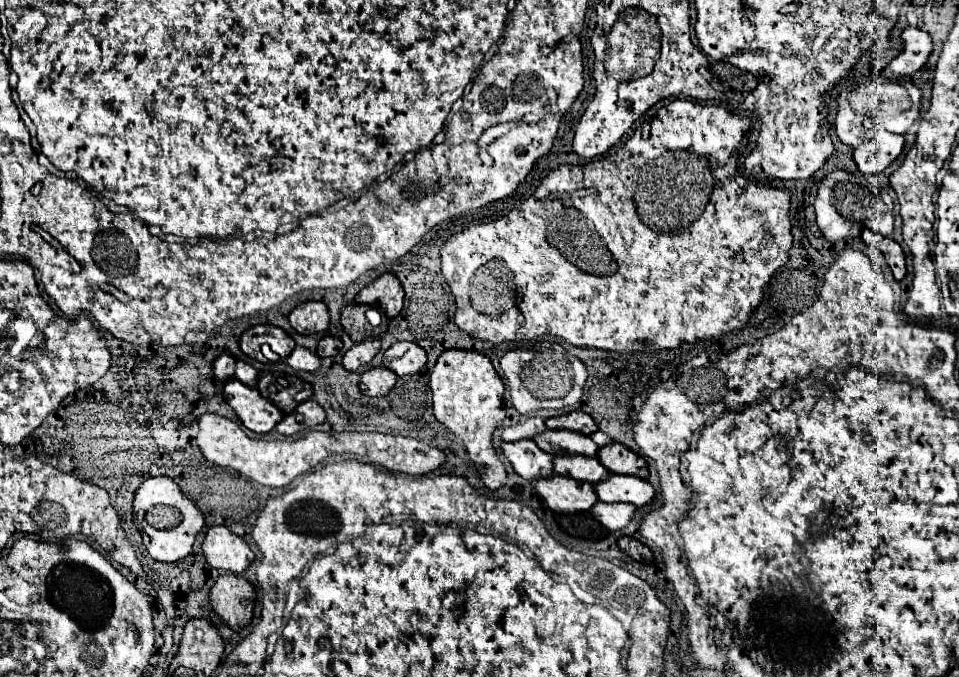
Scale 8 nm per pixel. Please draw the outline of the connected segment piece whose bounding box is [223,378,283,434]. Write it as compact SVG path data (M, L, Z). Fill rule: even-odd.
M229 378L223 386L227 404L235 410L245 428L265 434L273 430L275 424L283 418L283 412L277 410L277 406L273 406L267 398L263 398L257 388L251 388L237 378Z

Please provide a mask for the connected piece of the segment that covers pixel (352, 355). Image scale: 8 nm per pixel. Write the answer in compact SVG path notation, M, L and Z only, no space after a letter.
M367 338L363 342L357 342L343 356L345 370L357 370L359 366L371 362L371 358L379 352L379 348L381 348L381 338Z

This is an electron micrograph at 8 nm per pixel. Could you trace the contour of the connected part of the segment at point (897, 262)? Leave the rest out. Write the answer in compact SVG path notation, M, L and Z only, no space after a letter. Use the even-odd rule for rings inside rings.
M863 228L861 238L863 238L867 244L875 246L875 248L885 256L887 264L889 264L891 270L893 270L895 280L903 280L903 276L905 276L905 256L903 256L901 246L899 246L895 240L873 232L871 228Z

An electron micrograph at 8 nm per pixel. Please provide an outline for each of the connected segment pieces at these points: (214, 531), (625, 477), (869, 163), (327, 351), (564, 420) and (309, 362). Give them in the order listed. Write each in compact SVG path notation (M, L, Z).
M211 526L203 540L203 556L211 568L239 574L255 558L247 542L225 526Z
M611 474L607 480L597 482L595 494L601 502L629 502L633 506L645 506L653 500L653 486L629 474Z
M877 132L875 138L863 142L853 150L853 158L865 176L881 174L901 154L903 144L905 138L901 134Z
M323 336L323 338L319 340L317 354L319 354L321 358L325 358L325 356L335 356L335 354L339 354L341 348L343 348L341 338L335 338L335 336Z
M567 412L561 416L553 416L553 418L547 418L545 424L547 424L547 428L573 430L573 432L581 432L581 434L593 434L597 430L597 424L585 412Z
M297 346L287 358L285 362L293 368L293 370L307 370L307 372L313 372L319 368L319 356L315 352L311 352L309 348L303 348L303 346Z

